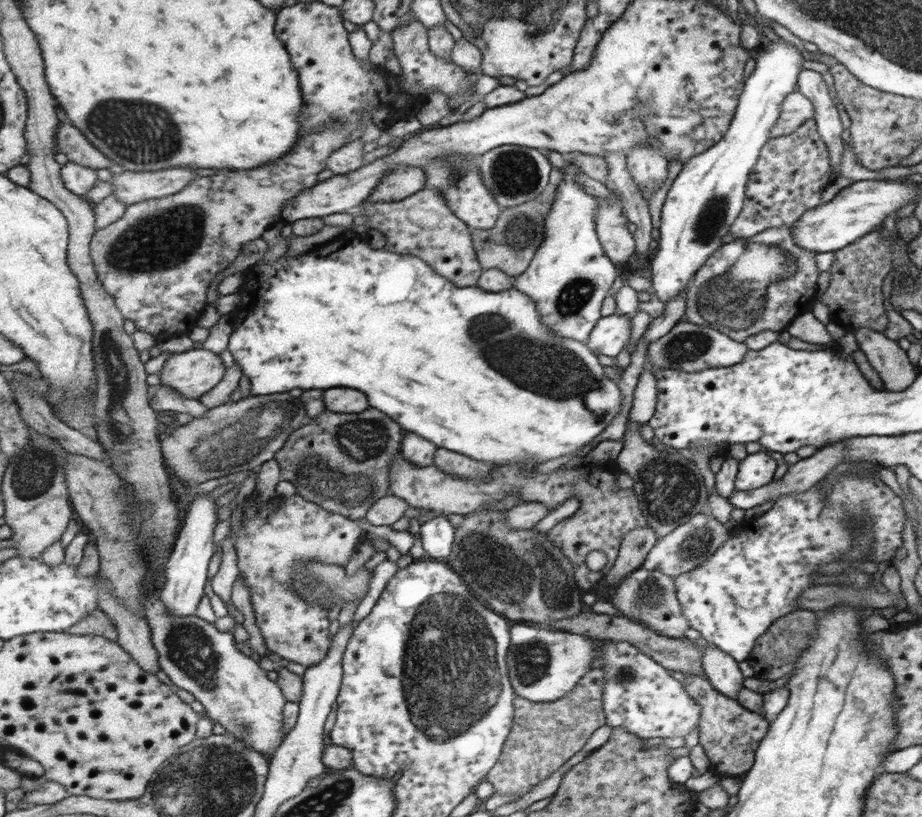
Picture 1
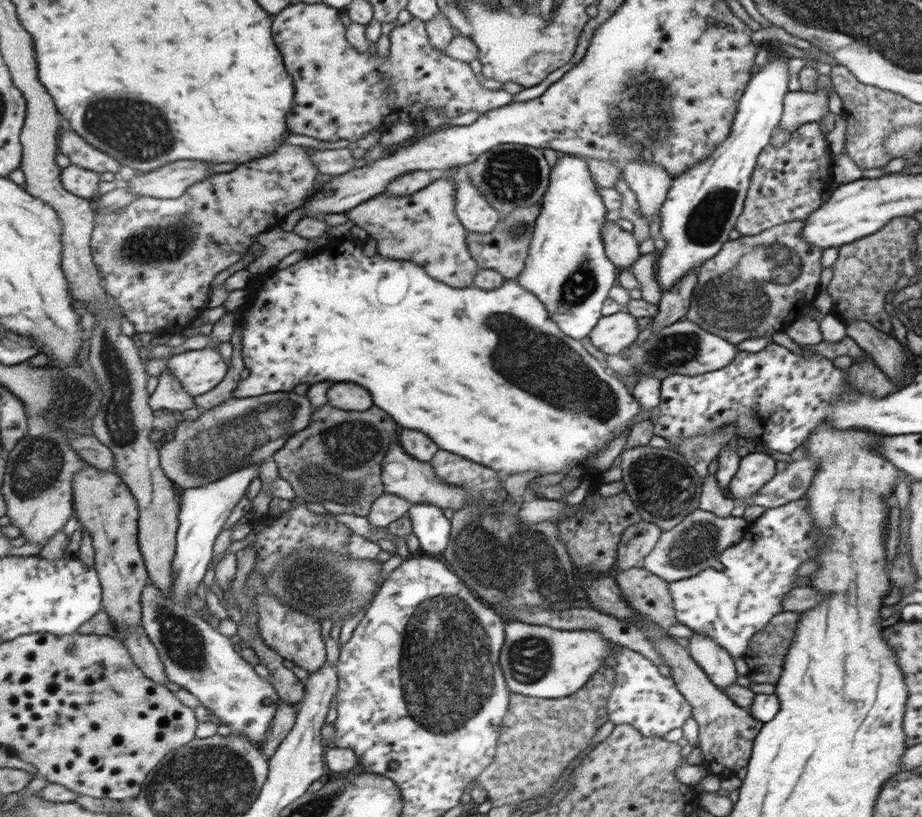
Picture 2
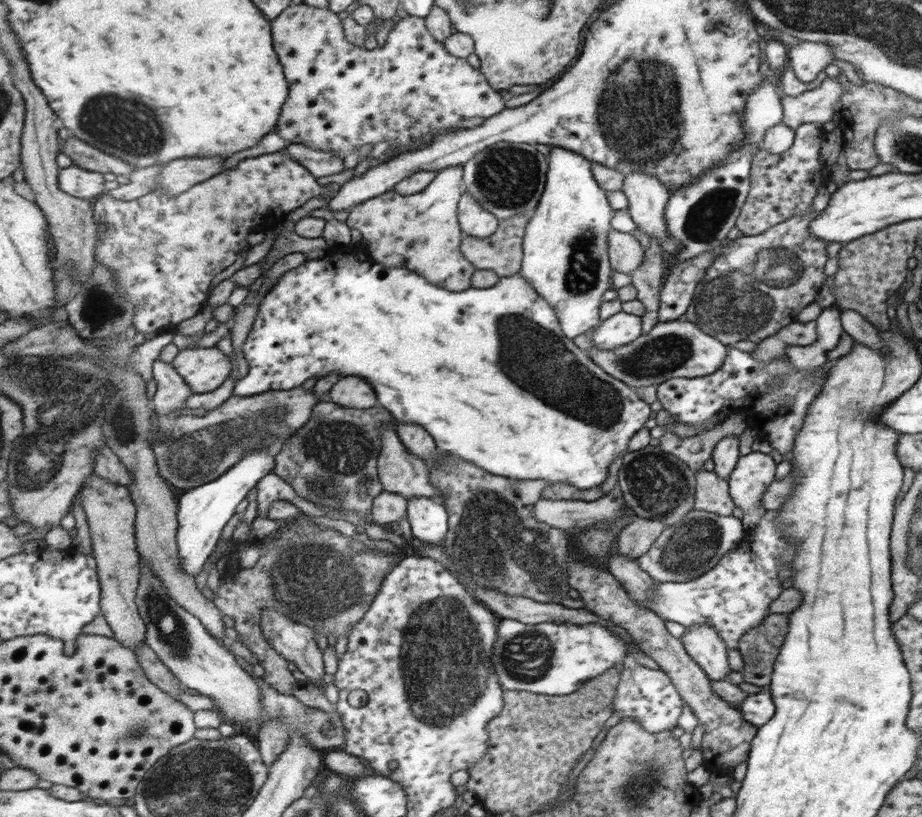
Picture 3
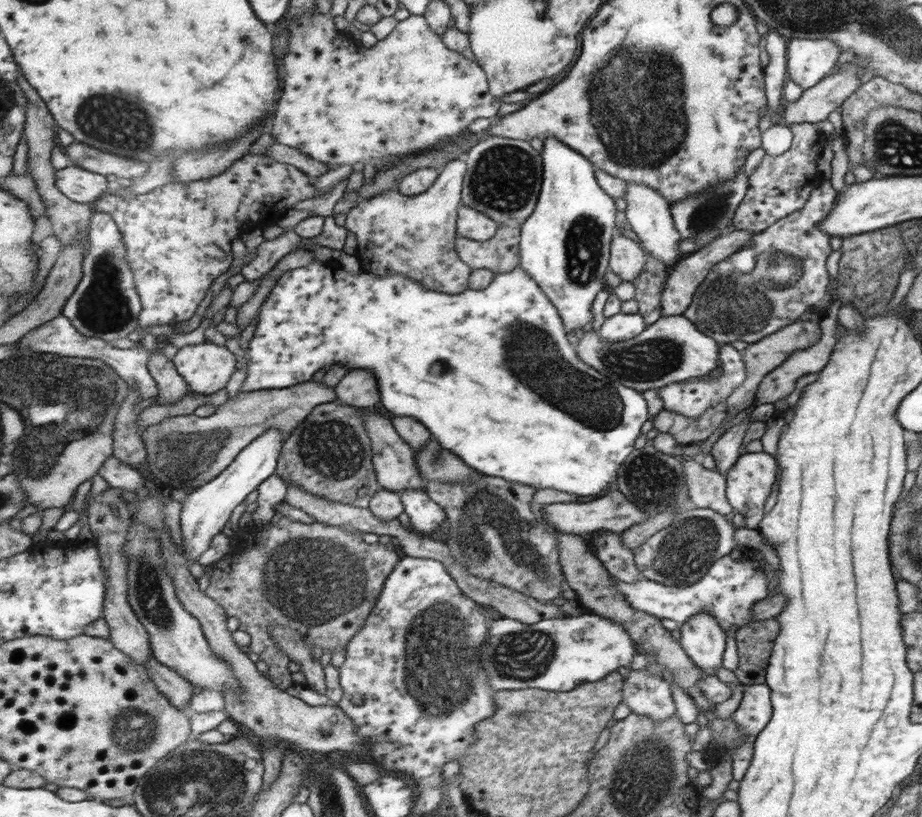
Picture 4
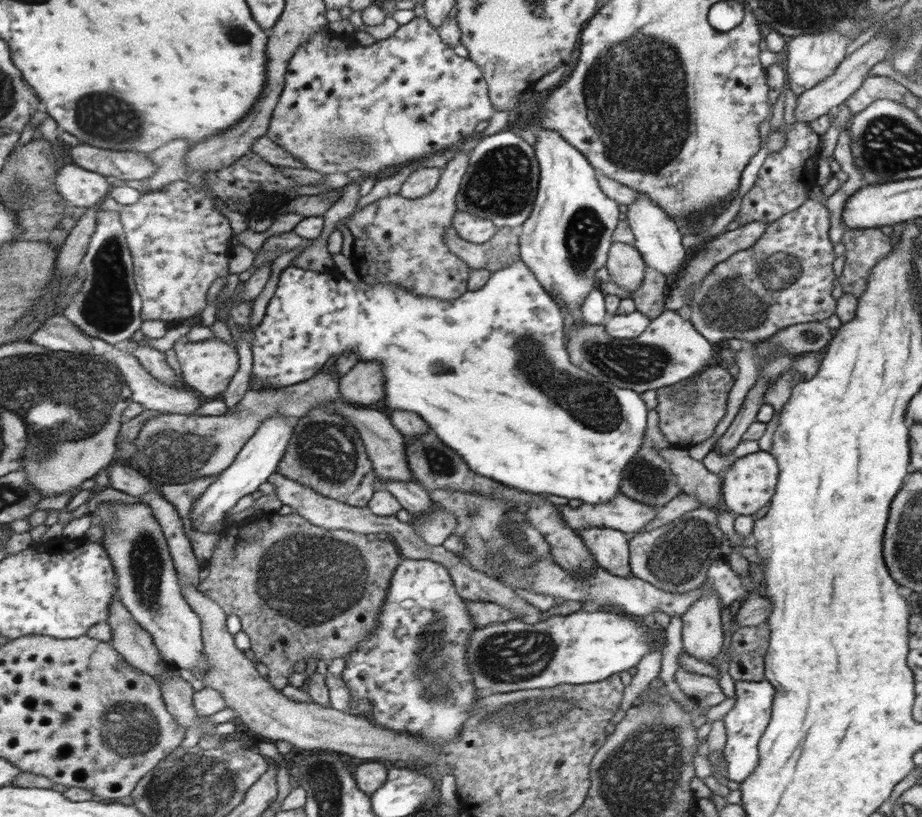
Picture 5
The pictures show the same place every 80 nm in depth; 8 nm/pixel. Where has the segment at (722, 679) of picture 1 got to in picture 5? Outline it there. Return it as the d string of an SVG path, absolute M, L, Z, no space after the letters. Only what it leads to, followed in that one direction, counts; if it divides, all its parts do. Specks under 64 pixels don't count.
M709 590L681 617L682 652L709 663L721 652L719 597Z

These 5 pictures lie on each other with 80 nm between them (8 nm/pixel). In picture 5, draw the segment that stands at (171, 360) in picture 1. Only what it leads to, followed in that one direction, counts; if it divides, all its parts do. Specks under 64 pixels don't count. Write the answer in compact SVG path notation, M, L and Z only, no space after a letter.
M206 337L199 342L186 342L184 339L177 340L173 348L178 354L181 368L183 369L182 378L187 387L199 392L204 399L220 398L223 392L229 388L233 376L239 370L239 354L237 346L233 343L224 342L217 337Z

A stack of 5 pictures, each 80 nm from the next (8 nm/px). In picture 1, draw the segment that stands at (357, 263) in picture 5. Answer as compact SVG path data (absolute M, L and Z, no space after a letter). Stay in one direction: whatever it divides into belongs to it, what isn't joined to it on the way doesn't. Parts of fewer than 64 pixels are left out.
M423 188L396 202L377 202L377 204L369 204L369 206L365 204L365 206L356 208L354 213L368 218L364 227L369 226L383 234L385 250L396 251L397 254L416 255L417 258L424 260L425 264L433 268L433 272L436 272L437 275L459 287L476 286L476 282L483 273L483 268L476 258L471 230L466 223L461 222L461 219L452 213L452 209L441 198L441 194L433 188Z

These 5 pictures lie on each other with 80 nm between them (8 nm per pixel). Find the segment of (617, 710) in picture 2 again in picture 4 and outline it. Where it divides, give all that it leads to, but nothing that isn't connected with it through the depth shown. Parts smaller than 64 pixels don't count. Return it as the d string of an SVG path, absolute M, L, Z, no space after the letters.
M645 670L632 671L623 674L624 703L631 713L644 714L654 721L664 721L673 715L675 706L671 700L669 684L663 682L657 674L651 675Z

